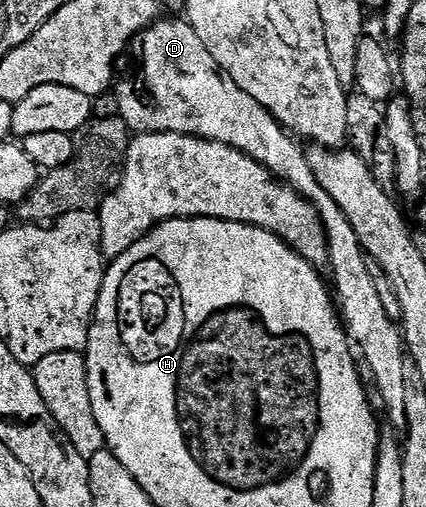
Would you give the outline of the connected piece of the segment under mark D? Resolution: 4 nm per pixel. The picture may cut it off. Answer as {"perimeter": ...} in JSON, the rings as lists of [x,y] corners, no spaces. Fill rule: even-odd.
{"perimeter":[[[163,17],[139,32],[137,44],[139,55],[143,58],[143,68],[135,79],[135,87],[131,83],[123,83],[119,87],[119,118],[124,119],[135,133],[168,131],[229,145],[256,159],[262,167],[270,169],[276,179],[283,180],[298,195],[311,200],[319,220],[327,230],[327,244],[331,254],[329,271],[335,274],[334,290],[338,300],[340,297],[343,301],[341,315],[347,338],[357,348],[361,359],[363,354],[371,370],[371,377],[379,389],[379,399],[387,410],[388,421],[399,429],[406,428],[405,369],[409,366],[407,344],[400,324],[391,319],[389,313],[385,313],[385,304],[377,294],[377,285],[373,285],[373,276],[369,273],[368,256],[361,241],[357,241],[357,233],[353,233],[353,225],[349,225],[337,201],[333,201],[333,197],[321,189],[317,177],[313,177],[313,169],[304,148],[299,148],[300,144],[261,104],[253,101],[245,89],[223,74],[217,61],[213,61],[213,53],[205,49],[201,37],[197,37],[191,24],[179,19]]]}

